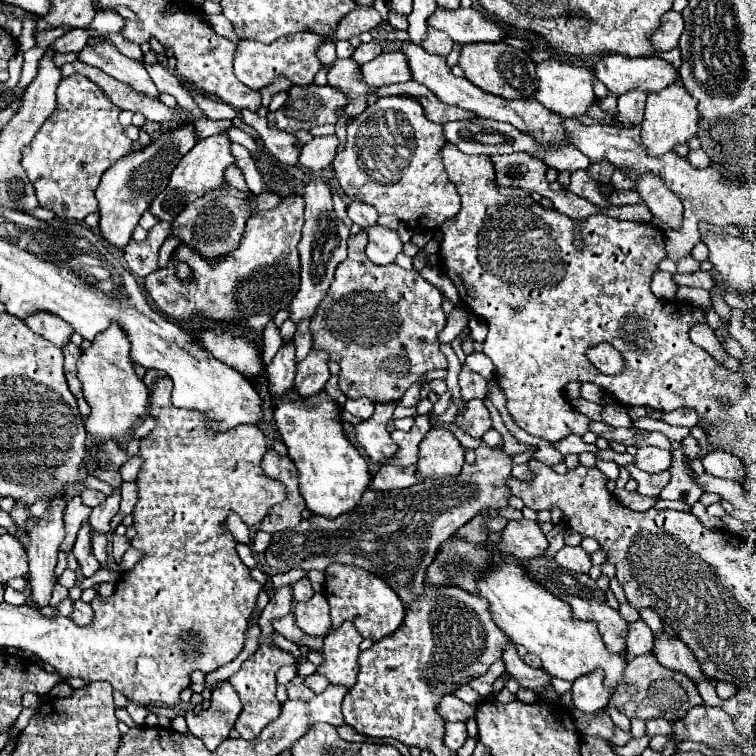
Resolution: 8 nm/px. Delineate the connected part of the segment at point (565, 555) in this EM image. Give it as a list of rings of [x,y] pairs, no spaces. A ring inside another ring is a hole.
[[[563,546],[557,554],[555,554],[555,560],[569,568],[569,570],[575,570],[575,572],[589,572],[591,568],[591,556],[581,548],[581,546]]]

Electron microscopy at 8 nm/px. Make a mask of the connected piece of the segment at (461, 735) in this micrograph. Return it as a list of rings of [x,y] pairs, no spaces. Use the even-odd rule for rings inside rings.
[[[447,722],[445,724],[445,746],[451,750],[459,750],[467,738],[467,728],[463,722]]]

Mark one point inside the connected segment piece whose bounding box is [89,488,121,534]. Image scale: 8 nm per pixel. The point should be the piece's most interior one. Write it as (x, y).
(100, 520)

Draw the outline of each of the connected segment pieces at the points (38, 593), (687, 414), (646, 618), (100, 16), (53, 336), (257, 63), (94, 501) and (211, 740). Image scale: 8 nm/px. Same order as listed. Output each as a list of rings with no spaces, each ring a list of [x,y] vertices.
[[[57,494],[59,498],[53,498],[51,502],[51,512],[39,520],[39,524],[29,532],[31,536],[31,546],[27,548],[27,556],[29,556],[29,582],[31,582],[31,602],[35,608],[45,608],[49,606],[51,600],[51,590],[57,584],[55,578],[55,564],[57,564],[57,552],[59,552],[59,544],[63,542],[63,510],[65,510],[65,498],[61,498],[61,494]]]
[[[677,408],[677,410],[673,410],[673,412],[663,414],[663,420],[665,420],[667,424],[673,424],[673,426],[687,426],[687,428],[691,428],[691,426],[695,426],[701,418],[693,412],[693,408]]]
[[[645,608],[645,610],[641,612],[641,620],[651,628],[653,636],[659,636],[659,632],[663,632],[663,622],[661,622],[661,618],[659,618],[653,610]]]
[[[97,12],[91,24],[91,30],[95,34],[107,34],[107,32],[119,32],[123,28],[123,20],[121,16],[113,14],[113,12]]]
[[[37,312],[35,316],[29,316],[25,322],[29,324],[29,328],[35,334],[47,338],[49,342],[53,342],[59,348],[69,344],[71,334],[73,334],[71,324],[65,324],[65,320],[61,320],[53,314],[47,314],[47,312]]]
[[[295,32],[283,36],[271,44],[241,40],[235,52],[235,76],[249,88],[259,90],[273,84],[277,78],[287,78],[293,86],[311,84],[315,74],[321,70],[321,60],[317,58],[317,48],[323,44],[323,36],[317,32]]]
[[[85,488],[85,490],[81,492],[81,500],[83,500],[85,506],[93,508],[93,506],[97,506],[97,504],[101,504],[101,502],[105,500],[105,494],[101,494],[101,492],[97,492],[97,490],[91,490],[91,488]]]
[[[223,680],[219,682],[215,688],[213,688],[213,696],[211,696],[211,706],[207,710],[201,710],[199,714],[195,710],[185,710],[185,720],[187,720],[187,726],[189,726],[189,732],[197,738],[203,740],[203,744],[209,748],[209,750],[217,750],[217,746],[229,738],[229,730],[233,728],[237,716],[241,714],[241,700],[237,696],[237,692],[233,690],[233,686]]]

